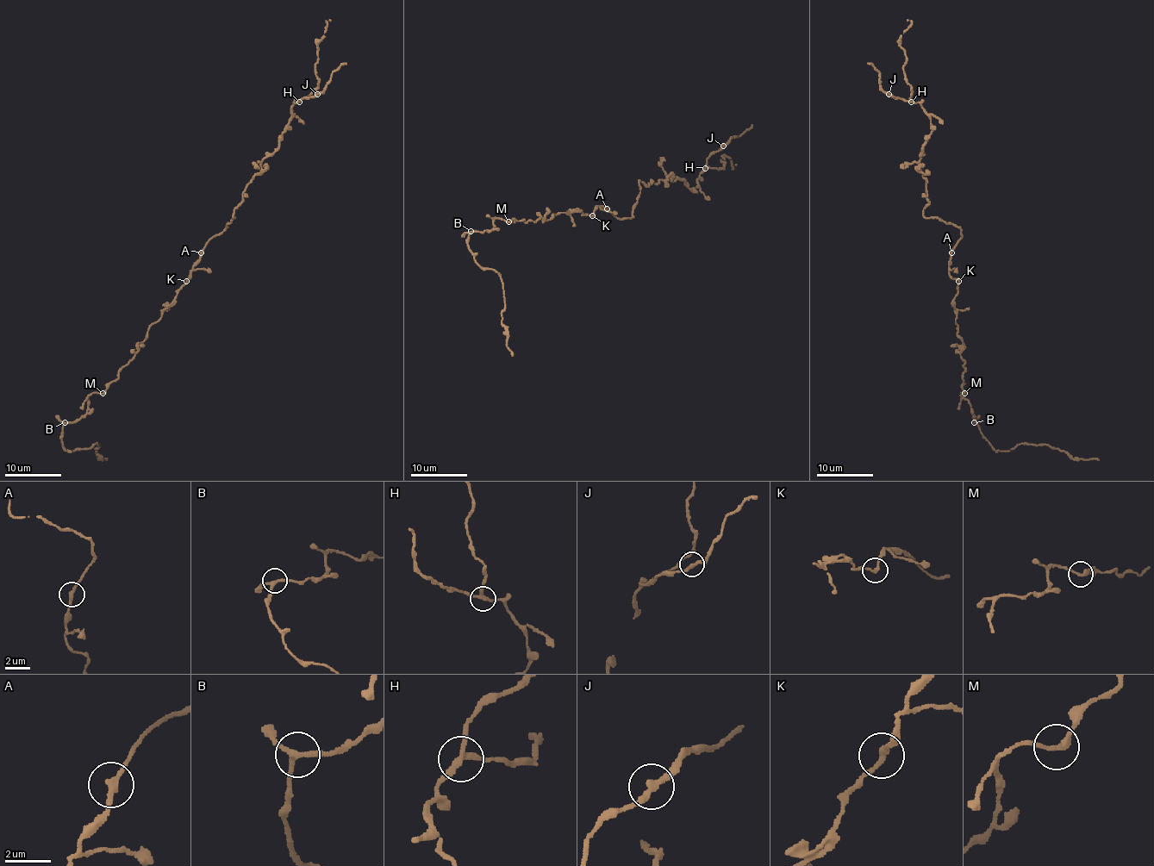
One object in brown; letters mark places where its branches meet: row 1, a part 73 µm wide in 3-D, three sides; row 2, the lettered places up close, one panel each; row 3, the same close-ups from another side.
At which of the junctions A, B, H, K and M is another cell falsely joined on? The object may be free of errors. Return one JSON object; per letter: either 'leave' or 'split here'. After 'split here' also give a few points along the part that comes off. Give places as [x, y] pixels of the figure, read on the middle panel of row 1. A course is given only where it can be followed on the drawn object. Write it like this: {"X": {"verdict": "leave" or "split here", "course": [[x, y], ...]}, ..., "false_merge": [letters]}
{"A": {"verdict": "leave"}, "B": {"verdict": "leave"}, "H": {"verdict": "split here", "course": [[706, 167], [706, 160], [731, 138], [739, 136], [752, 125]]}, "K": {"verdict": "leave"}, "M": {"verdict": "leave"}, "false_merge": ["H"]}

